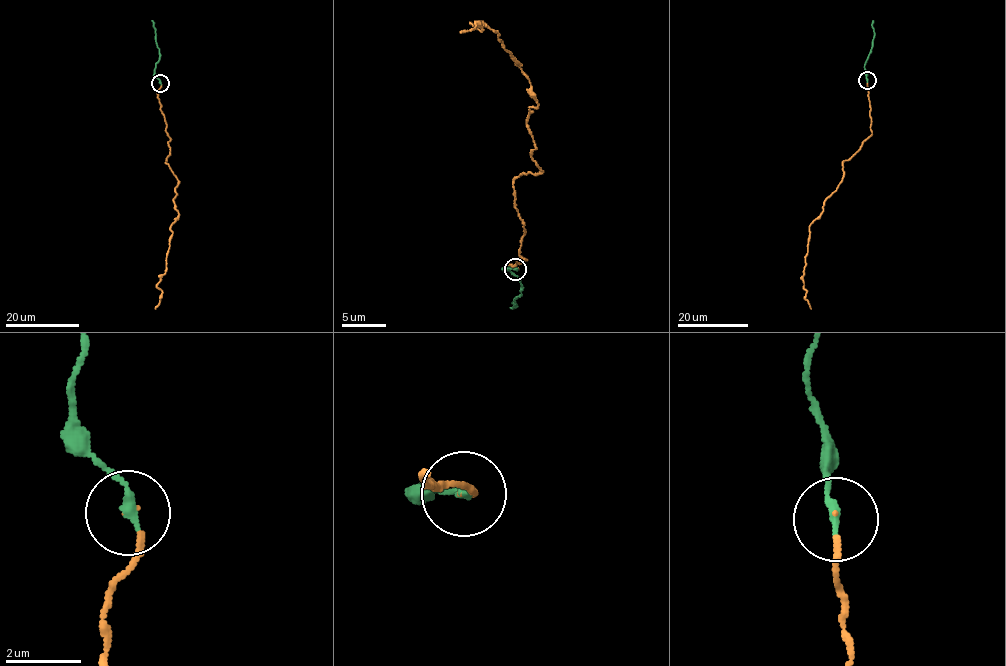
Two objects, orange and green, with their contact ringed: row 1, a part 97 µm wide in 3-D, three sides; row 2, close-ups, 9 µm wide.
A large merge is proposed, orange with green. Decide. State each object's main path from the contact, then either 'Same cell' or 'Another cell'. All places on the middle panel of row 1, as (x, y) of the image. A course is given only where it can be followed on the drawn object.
Course of orange: (514, 270), (525, 260), (513, 182), (540, 172), (528, 121), (537, 106), (498, 34), (460, 32). Course of green: (516, 270), (505, 269), (509, 268), (519, 279), (522, 294), (515, 298), (516, 307), (512, 303), (509, 307). Same cell

